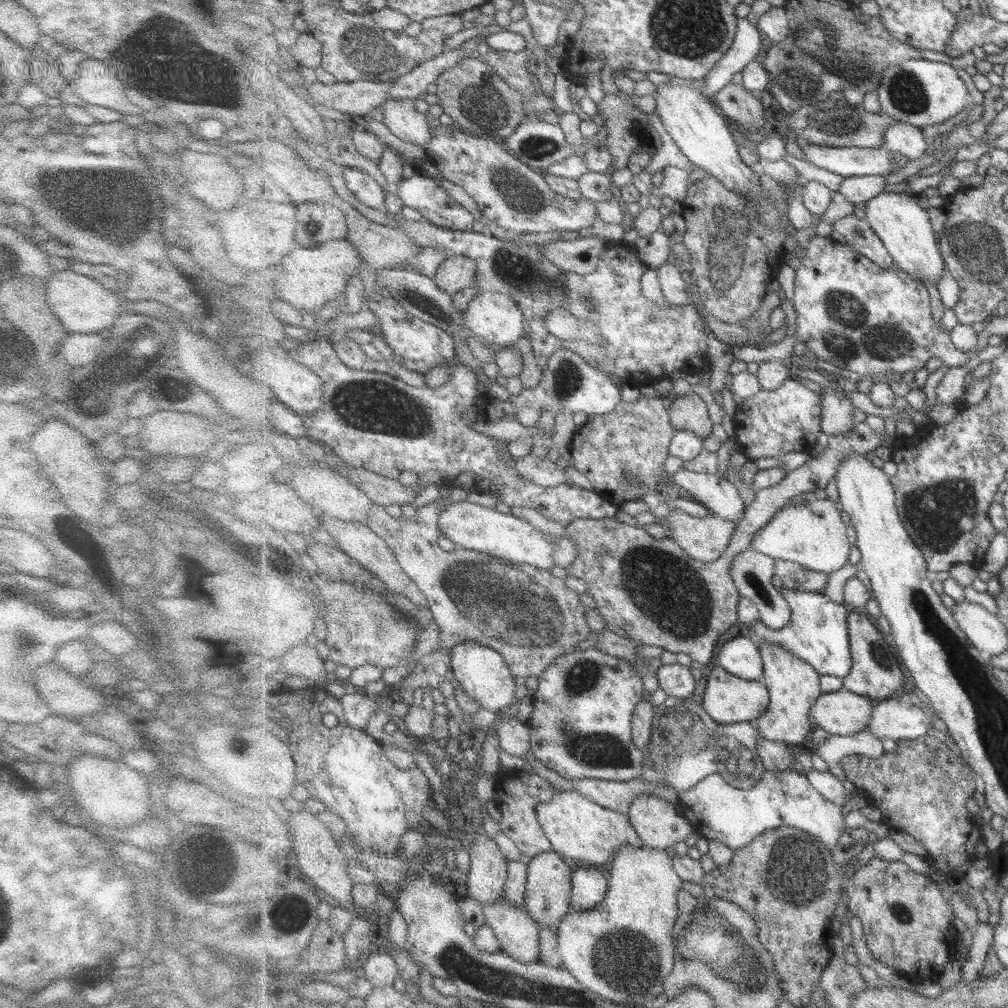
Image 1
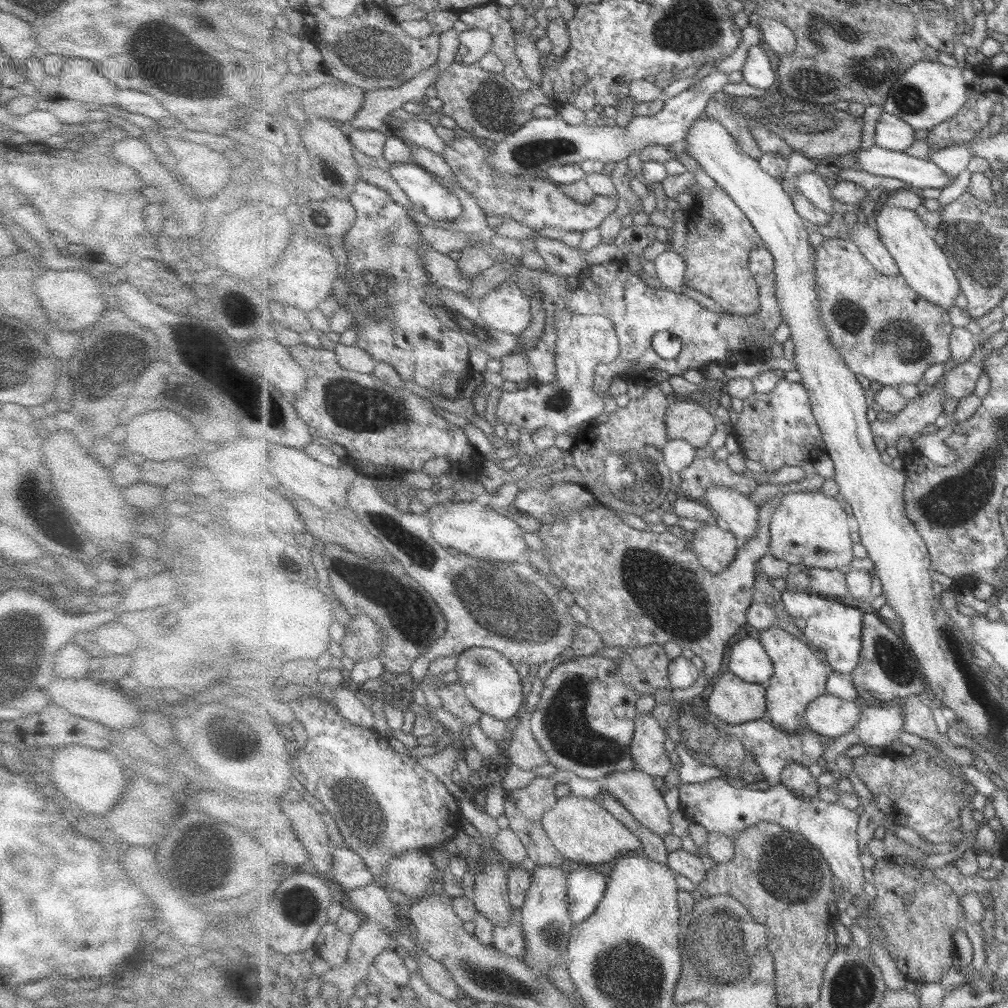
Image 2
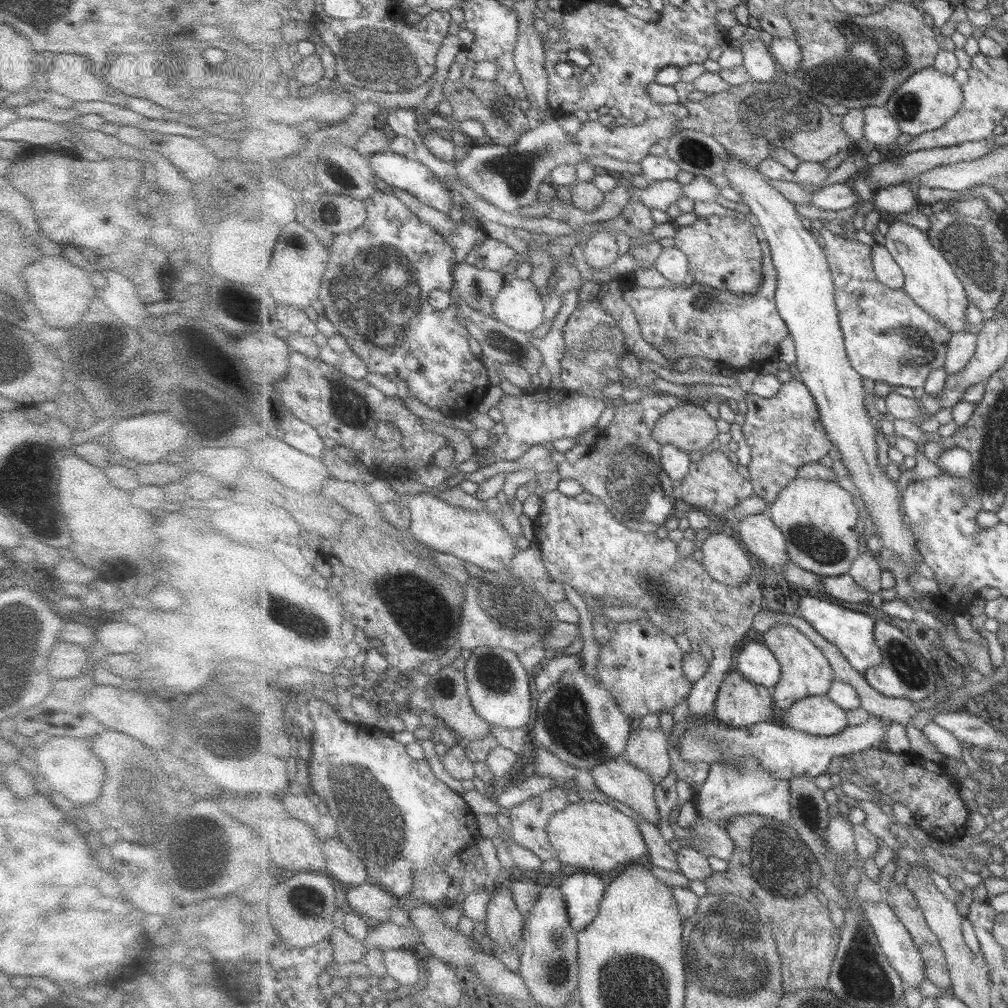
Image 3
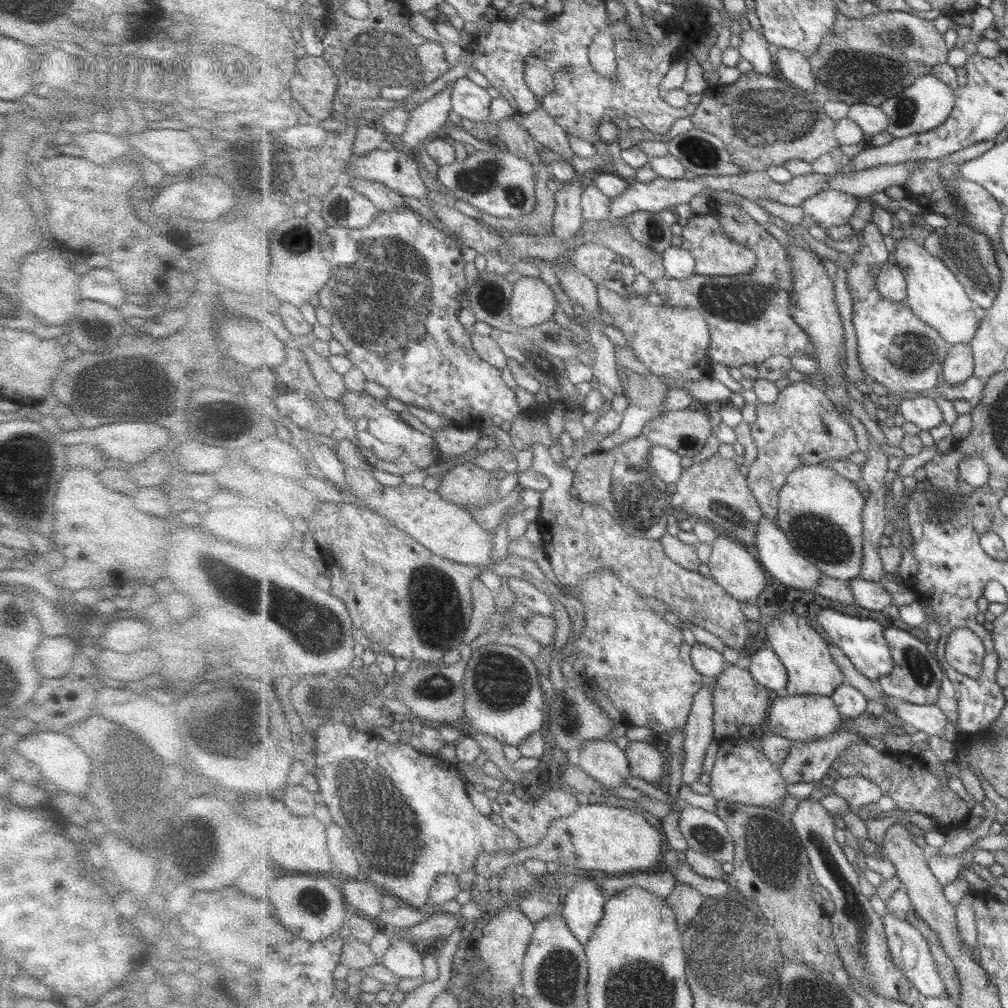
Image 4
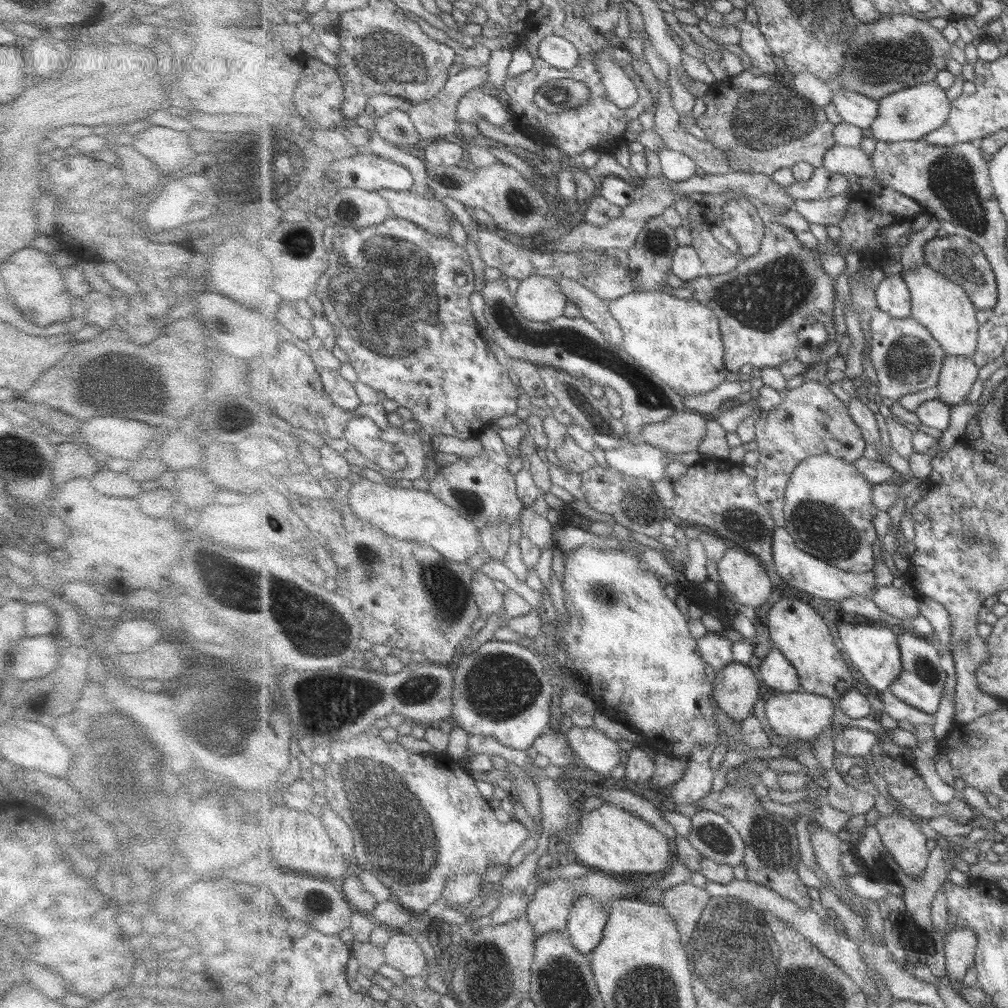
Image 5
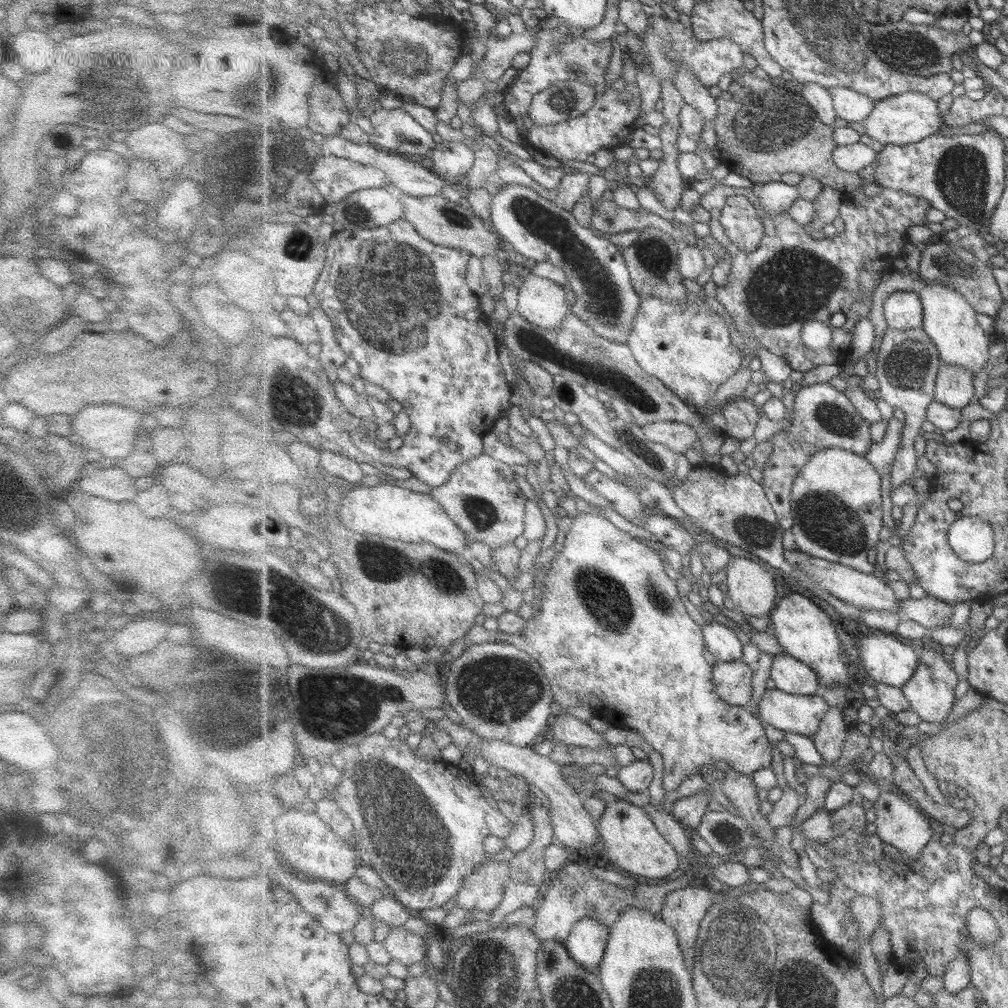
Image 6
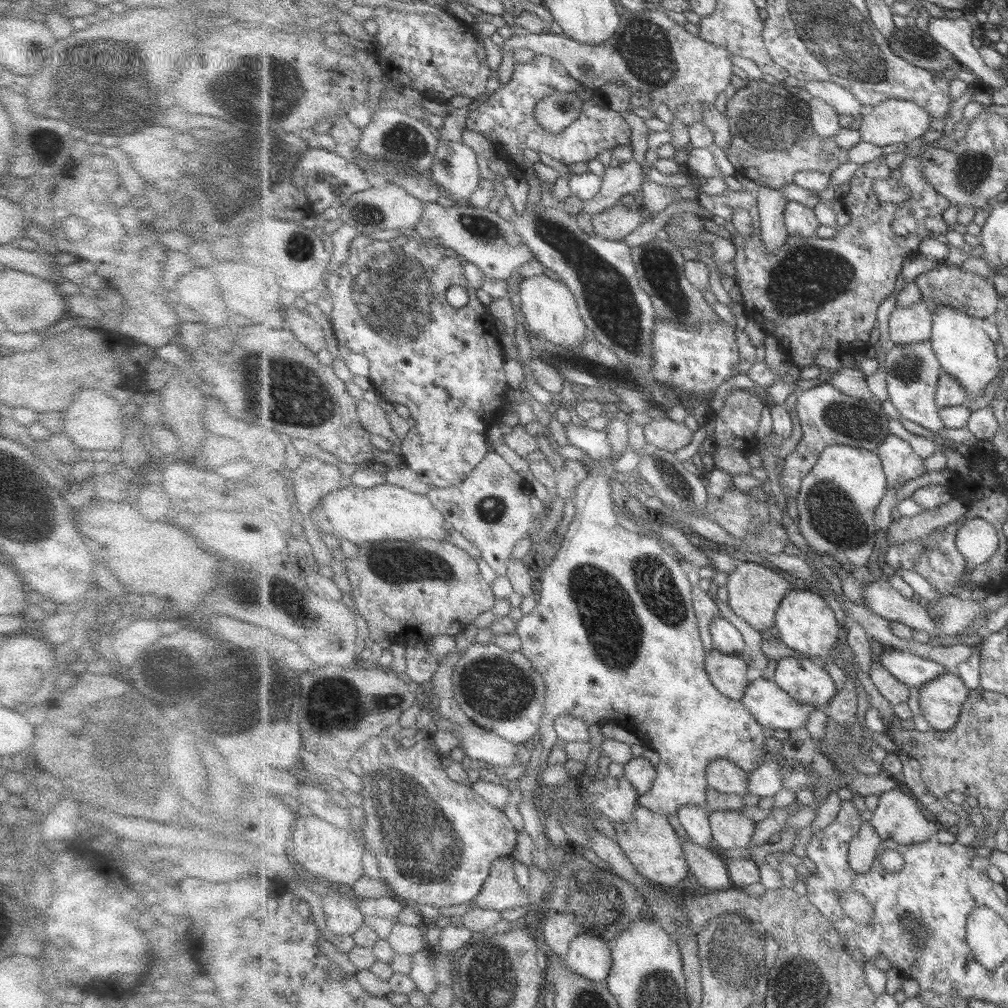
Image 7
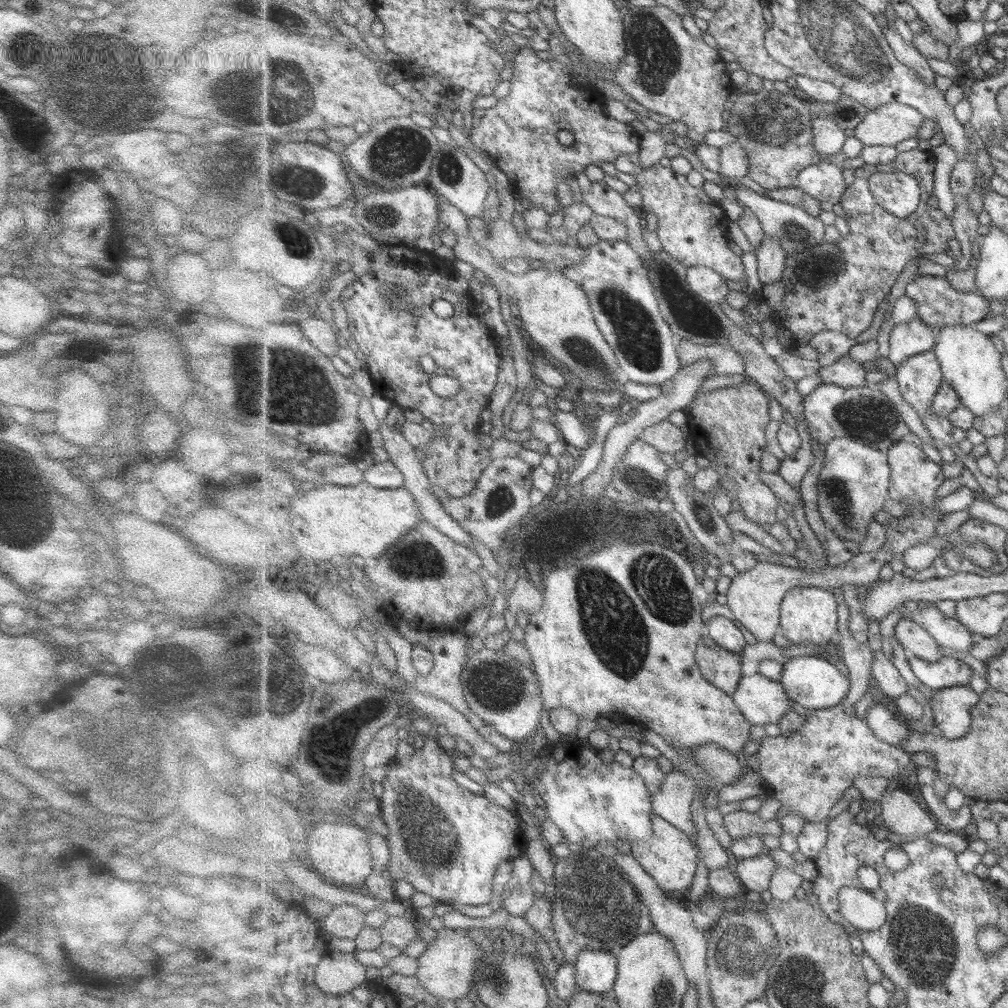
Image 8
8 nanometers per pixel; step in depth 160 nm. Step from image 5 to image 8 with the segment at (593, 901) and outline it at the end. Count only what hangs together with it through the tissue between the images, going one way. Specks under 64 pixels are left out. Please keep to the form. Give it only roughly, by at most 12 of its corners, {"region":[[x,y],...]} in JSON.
{"region":[[582,950],[577,986],[601,994],[613,990],[617,954]]}

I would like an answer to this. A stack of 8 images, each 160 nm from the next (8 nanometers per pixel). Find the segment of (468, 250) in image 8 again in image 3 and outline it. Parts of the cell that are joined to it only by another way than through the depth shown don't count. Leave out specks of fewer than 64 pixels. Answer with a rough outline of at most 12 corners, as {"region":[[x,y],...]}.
{"region":[[506,278],[498,322],[530,334],[546,320],[546,298],[528,279]]}

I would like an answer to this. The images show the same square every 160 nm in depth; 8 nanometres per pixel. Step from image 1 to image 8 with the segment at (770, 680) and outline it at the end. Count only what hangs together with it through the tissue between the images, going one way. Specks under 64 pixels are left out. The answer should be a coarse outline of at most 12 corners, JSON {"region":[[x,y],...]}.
{"region":[[791,589],[781,605],[783,636],[823,645],[837,636],[831,589]]}

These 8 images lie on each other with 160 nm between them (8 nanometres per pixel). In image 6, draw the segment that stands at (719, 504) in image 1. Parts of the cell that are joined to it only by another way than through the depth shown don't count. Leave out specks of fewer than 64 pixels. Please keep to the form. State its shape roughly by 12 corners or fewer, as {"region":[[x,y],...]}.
{"region":[[784,531],[785,556],[816,585],[862,610],[900,614],[878,574],[815,558]]}

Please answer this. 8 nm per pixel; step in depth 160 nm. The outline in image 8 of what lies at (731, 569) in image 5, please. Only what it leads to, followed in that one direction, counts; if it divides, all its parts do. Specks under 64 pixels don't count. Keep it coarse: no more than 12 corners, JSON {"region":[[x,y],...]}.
{"region":[[889,544],[841,566],[760,563],[732,579],[727,606],[759,642],[779,632],[791,589],[879,580]]}

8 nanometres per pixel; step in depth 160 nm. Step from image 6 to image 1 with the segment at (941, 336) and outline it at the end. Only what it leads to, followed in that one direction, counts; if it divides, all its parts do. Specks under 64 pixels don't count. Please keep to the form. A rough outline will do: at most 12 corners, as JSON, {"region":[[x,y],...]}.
{"region":[[909,191],[865,204],[897,268],[936,285],[946,260]]}

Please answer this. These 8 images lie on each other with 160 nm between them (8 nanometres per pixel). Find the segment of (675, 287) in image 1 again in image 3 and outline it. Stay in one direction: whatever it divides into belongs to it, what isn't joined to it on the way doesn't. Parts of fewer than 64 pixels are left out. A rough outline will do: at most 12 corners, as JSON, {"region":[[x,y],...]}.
{"region":[[664,248],[654,268],[670,285],[691,282],[687,256]]}

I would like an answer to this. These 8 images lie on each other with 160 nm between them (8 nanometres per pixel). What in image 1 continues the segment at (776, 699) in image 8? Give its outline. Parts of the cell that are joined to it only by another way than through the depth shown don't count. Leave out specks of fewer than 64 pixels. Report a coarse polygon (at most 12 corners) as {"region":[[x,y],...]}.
{"region":[[844,688],[821,695],[812,722],[828,736],[868,728],[877,702]]}

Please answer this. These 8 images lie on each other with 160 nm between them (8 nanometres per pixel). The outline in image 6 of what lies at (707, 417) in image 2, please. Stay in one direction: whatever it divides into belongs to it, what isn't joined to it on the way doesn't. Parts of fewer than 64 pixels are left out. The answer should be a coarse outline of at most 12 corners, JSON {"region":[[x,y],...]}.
{"region":[[673,421],[642,427],[648,439],[685,454],[698,432]]}

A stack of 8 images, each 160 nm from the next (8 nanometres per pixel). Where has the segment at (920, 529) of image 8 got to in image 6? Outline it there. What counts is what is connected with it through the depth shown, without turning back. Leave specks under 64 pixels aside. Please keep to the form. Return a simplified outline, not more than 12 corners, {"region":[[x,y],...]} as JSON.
{"region":[[900,414],[887,421],[886,437],[866,454],[883,477],[891,474],[902,450],[906,422]]}

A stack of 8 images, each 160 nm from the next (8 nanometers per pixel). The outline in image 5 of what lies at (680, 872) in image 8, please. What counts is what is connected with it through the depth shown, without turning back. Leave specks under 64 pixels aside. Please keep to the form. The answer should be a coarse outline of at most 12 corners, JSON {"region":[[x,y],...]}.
{"region":[[604,803],[581,813],[568,847],[607,874],[671,864],[668,838]]}

